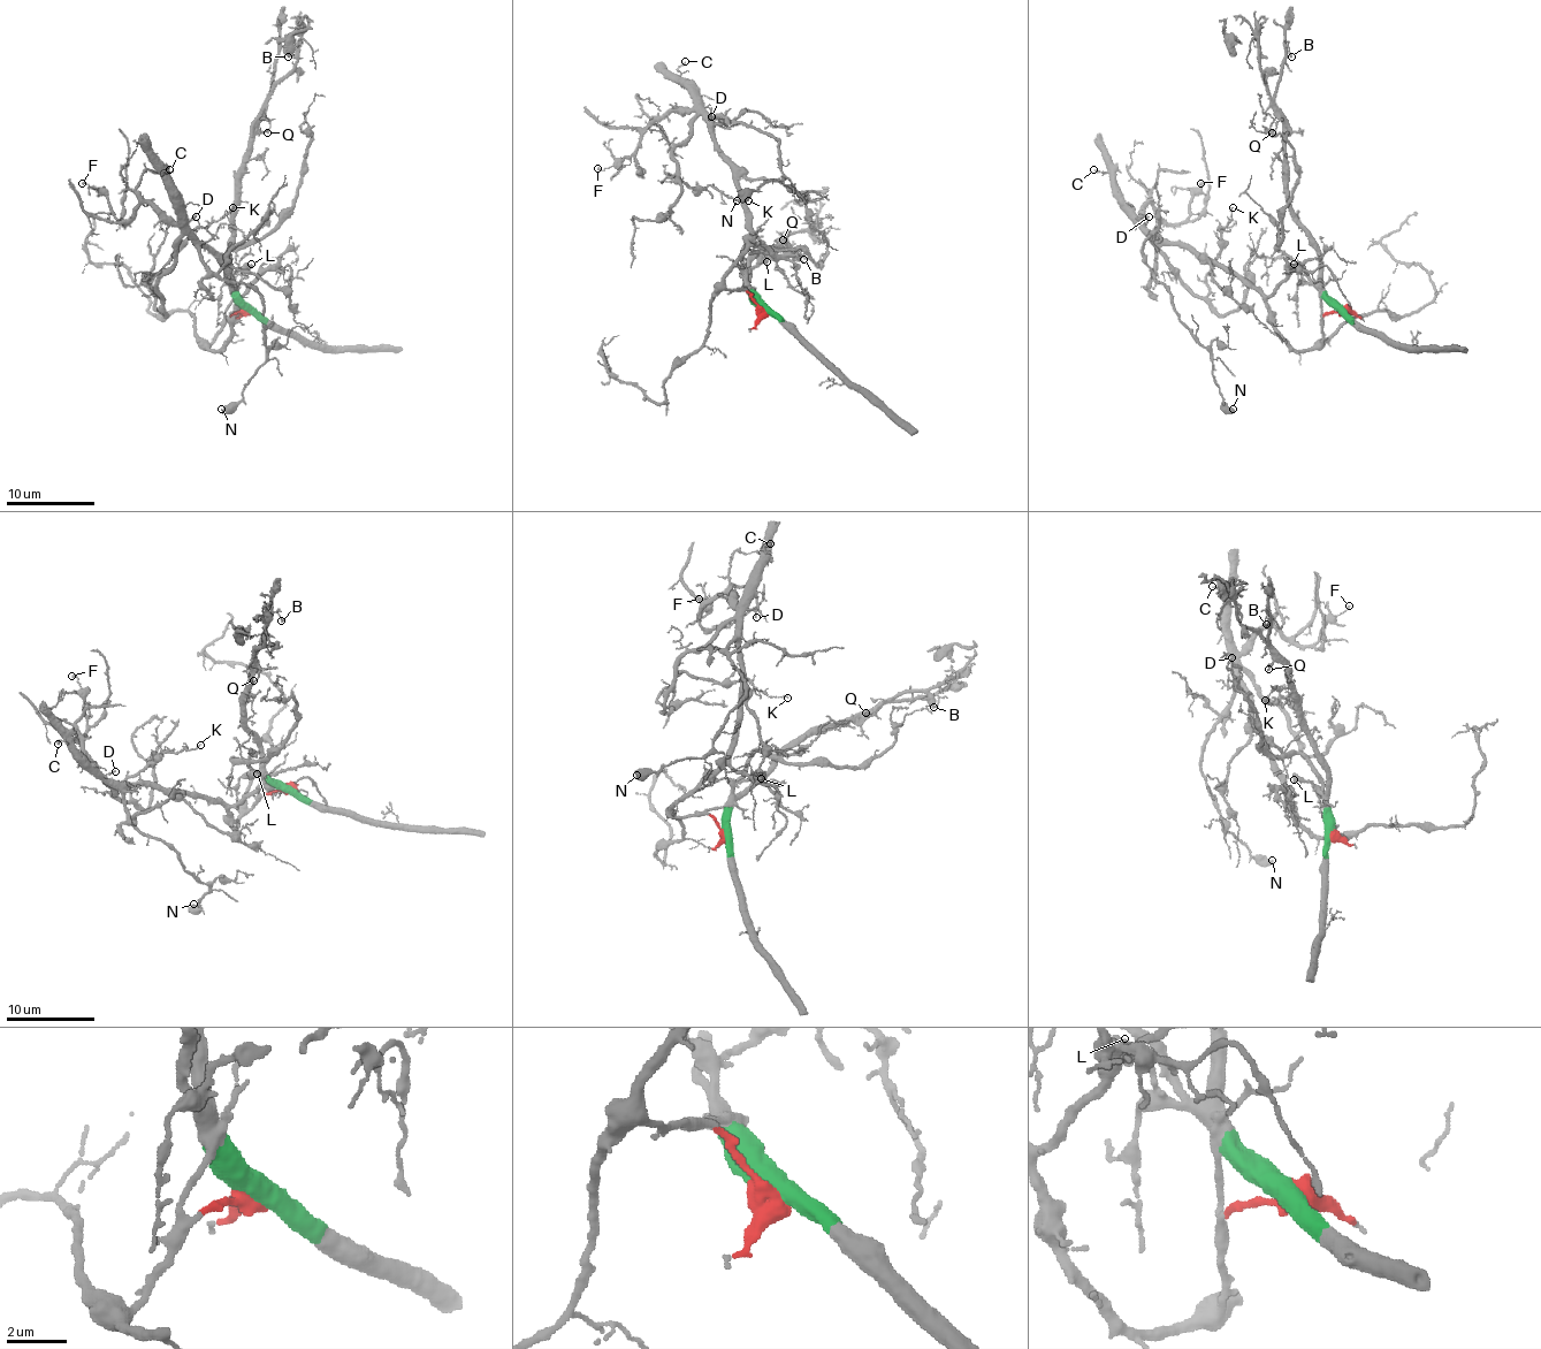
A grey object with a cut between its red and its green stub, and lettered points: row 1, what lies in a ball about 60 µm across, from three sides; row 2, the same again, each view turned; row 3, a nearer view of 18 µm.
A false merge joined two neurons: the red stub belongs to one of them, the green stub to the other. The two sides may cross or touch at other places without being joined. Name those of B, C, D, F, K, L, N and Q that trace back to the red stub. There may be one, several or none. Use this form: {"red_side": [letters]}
{"red_side": ["C", "D", "F", "K", "N"]}

